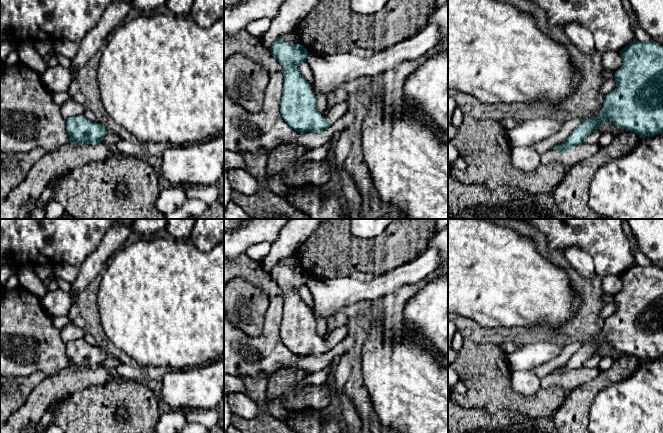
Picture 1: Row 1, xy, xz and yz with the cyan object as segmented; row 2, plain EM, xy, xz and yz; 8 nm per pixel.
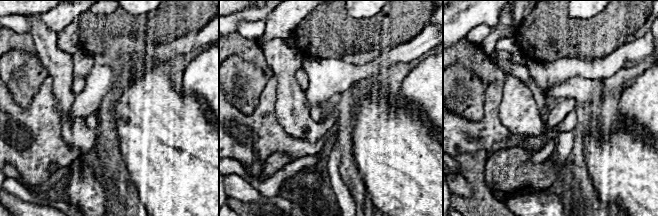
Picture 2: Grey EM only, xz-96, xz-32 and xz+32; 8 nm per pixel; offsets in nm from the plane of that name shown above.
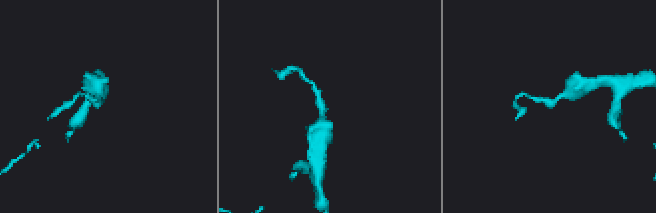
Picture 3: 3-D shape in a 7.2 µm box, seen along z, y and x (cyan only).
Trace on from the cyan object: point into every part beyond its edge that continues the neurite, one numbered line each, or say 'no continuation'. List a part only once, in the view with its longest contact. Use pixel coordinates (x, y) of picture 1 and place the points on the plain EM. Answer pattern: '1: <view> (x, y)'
1: xz (335, 336)

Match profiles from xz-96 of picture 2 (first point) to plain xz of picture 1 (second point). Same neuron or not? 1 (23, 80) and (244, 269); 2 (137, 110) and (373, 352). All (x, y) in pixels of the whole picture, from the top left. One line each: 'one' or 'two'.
1: two
2: one

